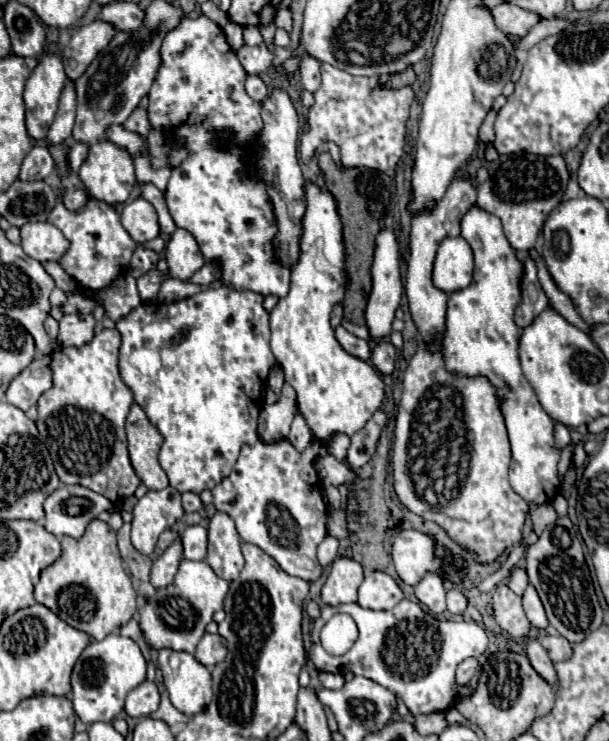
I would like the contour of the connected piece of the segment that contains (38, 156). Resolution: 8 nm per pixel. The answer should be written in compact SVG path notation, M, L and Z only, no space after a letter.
M34 146L22 162L20 180L46 180L52 172L54 172L54 160L52 160L48 148Z

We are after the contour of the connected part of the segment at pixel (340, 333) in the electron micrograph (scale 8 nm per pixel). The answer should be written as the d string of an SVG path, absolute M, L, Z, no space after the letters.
M342 326L336 328L336 338L338 338L340 346L342 346L348 354L352 354L352 356L356 356L356 358L360 358L360 360L364 360L364 362L370 360L370 346L368 346L366 340L356 338L354 334L346 332Z

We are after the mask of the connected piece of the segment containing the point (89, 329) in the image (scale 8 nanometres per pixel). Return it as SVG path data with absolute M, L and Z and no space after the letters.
M66 314L60 320L58 342L62 346L84 346L94 336L96 320L92 314Z

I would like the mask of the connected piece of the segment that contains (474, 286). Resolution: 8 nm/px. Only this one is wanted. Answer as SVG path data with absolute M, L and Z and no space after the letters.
M476 206L462 218L462 236L474 252L474 278L468 288L448 294L446 330L440 342L444 368L454 376L484 376L490 380L510 438L510 485L528 504L540 506L552 502L558 494L560 450L554 446L554 422L542 410L532 386L520 370L520 330L514 324L514 310L520 304L522 264L508 240L504 240L500 220L488 212L480 212Z

